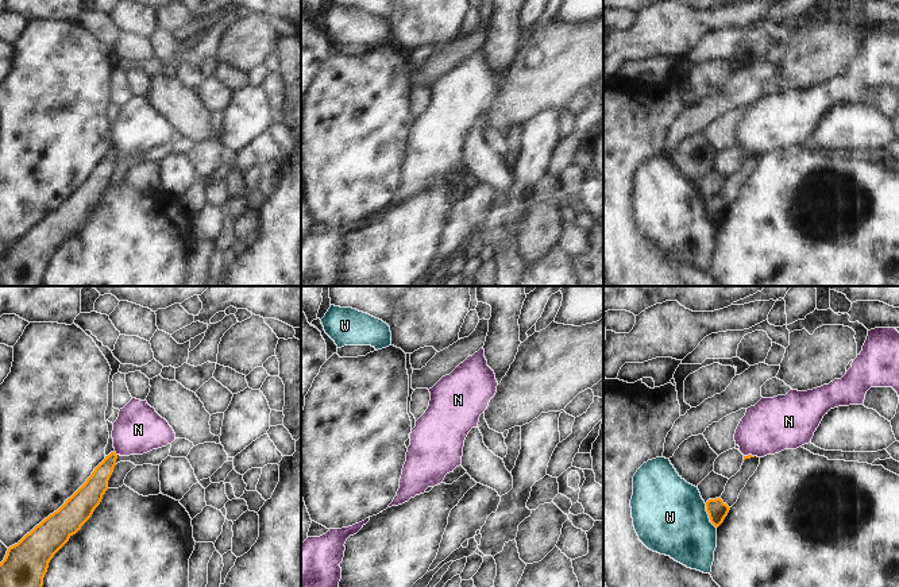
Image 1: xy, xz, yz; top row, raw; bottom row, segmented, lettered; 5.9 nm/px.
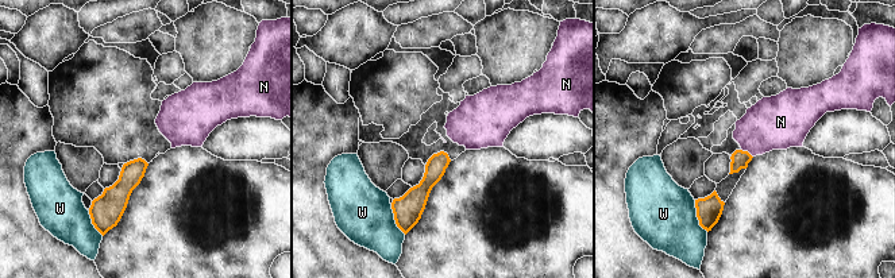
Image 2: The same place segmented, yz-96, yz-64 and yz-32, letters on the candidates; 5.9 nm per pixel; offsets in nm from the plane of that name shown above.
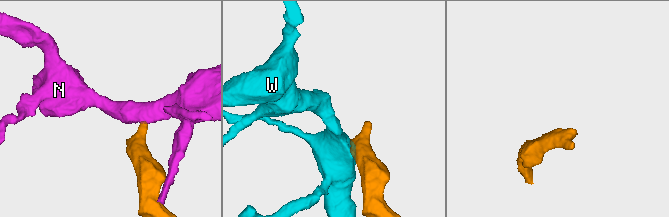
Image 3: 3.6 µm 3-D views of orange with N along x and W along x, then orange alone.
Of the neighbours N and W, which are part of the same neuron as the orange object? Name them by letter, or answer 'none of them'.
none of them

